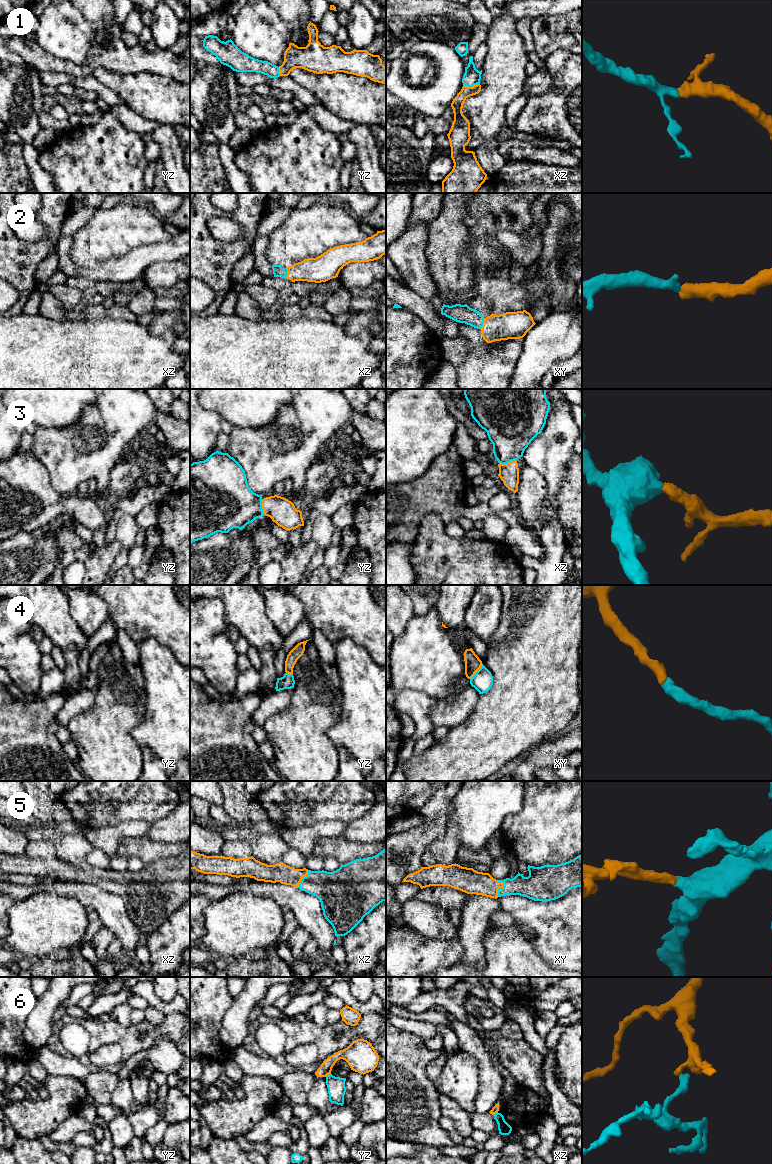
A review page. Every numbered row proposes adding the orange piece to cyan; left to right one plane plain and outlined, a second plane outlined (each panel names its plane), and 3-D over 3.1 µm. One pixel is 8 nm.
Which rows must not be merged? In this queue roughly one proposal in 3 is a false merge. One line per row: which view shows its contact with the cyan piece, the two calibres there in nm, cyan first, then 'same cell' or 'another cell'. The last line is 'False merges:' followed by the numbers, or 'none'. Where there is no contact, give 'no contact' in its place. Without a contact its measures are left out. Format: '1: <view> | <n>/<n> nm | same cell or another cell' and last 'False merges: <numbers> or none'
1: xz | 140/100 nm | same cell
2: xy | 140/220 nm | same cell
3: xz | 360/160 nm | same cell
4: xy | 160/130 nm | same cell
5: xy | 200/190 nm | same cell
6: yz | 140/140 nm | another cell
False merges: 6

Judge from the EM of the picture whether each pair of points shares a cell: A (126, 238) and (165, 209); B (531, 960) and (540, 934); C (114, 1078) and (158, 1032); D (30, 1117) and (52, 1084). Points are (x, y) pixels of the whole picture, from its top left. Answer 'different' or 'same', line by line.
A: different
B: different
C: different
D: same

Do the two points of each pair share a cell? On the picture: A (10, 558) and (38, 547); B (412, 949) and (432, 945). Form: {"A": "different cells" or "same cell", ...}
{"A": "same cell", "B": "same cell"}

